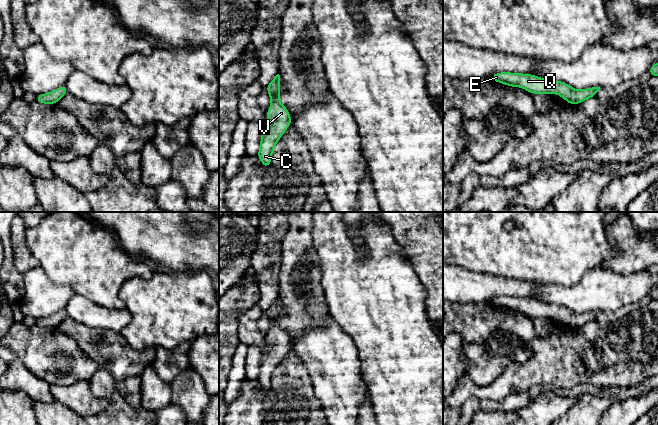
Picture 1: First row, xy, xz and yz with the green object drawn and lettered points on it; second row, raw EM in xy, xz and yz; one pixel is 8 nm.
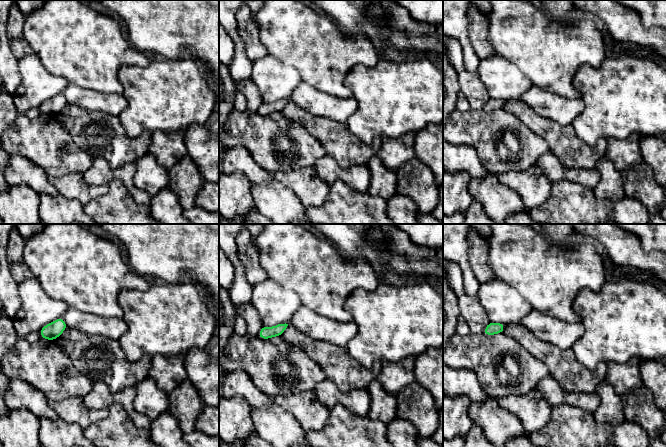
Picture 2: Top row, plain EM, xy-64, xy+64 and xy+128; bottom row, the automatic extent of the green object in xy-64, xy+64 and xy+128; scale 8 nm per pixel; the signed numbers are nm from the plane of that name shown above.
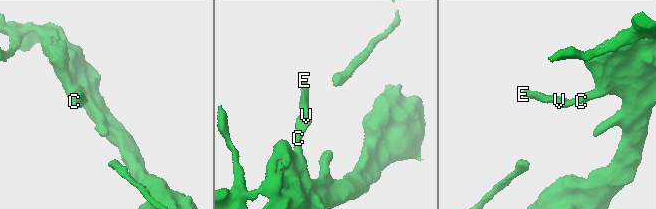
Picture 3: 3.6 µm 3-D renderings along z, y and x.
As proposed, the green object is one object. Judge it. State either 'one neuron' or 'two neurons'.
one neuron

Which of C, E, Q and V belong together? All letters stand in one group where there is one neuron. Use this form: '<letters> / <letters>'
C E Q V

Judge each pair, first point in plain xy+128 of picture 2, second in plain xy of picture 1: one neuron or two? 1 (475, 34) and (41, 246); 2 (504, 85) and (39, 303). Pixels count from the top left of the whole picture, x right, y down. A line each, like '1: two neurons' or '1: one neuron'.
1: two neurons
2: one neuron

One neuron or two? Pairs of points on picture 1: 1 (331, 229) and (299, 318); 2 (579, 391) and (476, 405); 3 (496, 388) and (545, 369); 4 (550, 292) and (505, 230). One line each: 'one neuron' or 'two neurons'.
1: two neurons
2: one neuron
3: one neuron
4: two neurons

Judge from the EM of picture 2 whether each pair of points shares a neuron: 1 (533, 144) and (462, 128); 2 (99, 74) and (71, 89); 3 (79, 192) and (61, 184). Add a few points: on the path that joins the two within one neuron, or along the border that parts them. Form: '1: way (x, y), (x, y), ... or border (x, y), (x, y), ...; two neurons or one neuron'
1: way (515, 126), (480, 128); one neuron
2: border (69, 82), (101, 91); two neurons
3: way (75, 188), (65, 184); one neuron

